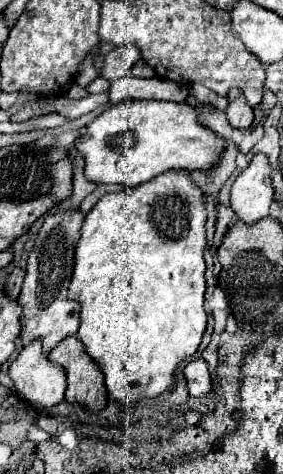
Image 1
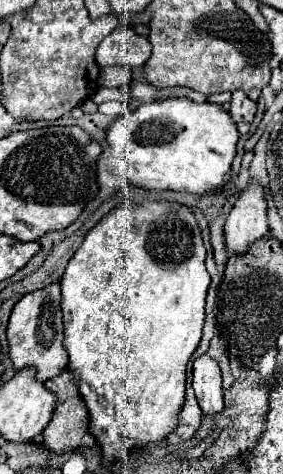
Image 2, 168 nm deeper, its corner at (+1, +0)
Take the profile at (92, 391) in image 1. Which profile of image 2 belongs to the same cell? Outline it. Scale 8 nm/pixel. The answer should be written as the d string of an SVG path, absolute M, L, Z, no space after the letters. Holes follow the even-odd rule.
M64 369L58 377L46 381L46 389L56 395L56 409L48 427L42 431L42 447L50 455L62 455L68 451L76 451L78 447L94 447L96 439L88 433L88 411L76 389L76 381L70 377L70 371Z

